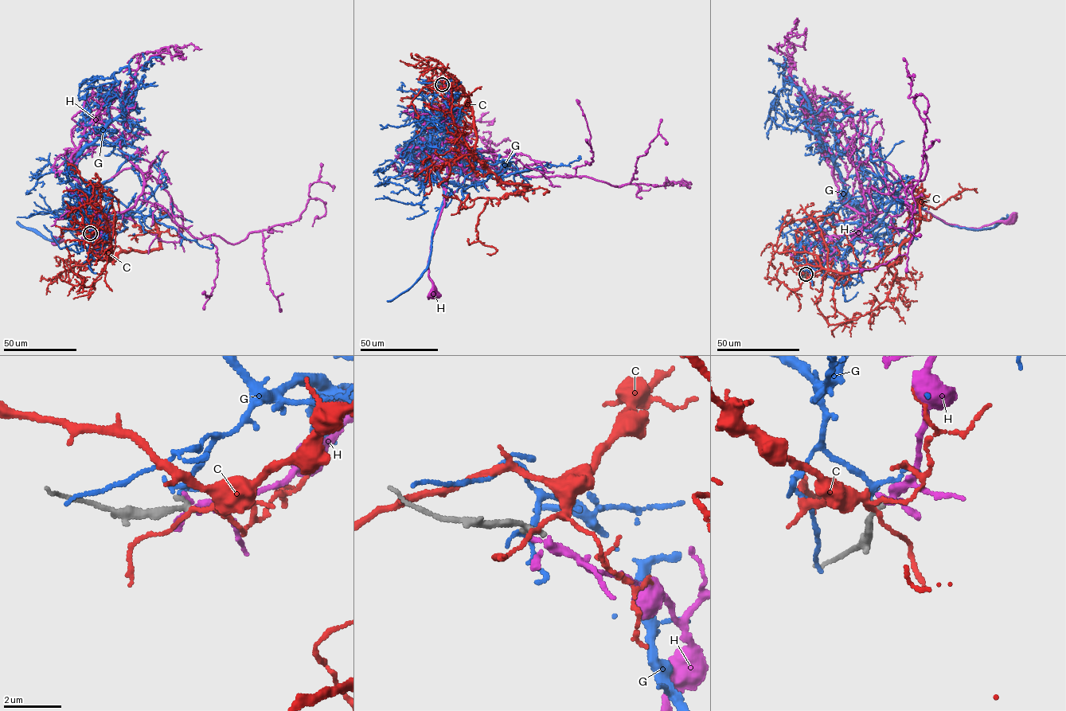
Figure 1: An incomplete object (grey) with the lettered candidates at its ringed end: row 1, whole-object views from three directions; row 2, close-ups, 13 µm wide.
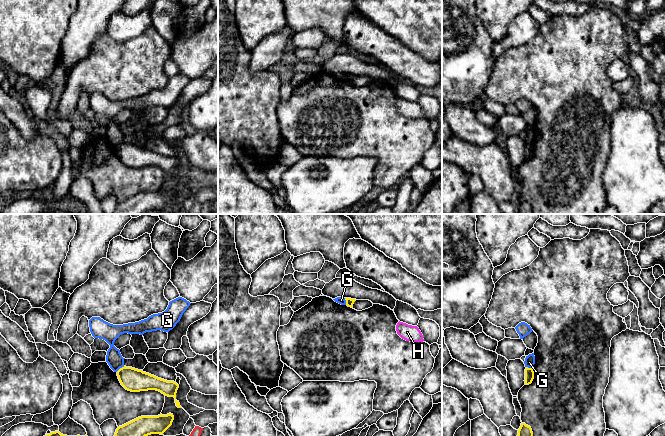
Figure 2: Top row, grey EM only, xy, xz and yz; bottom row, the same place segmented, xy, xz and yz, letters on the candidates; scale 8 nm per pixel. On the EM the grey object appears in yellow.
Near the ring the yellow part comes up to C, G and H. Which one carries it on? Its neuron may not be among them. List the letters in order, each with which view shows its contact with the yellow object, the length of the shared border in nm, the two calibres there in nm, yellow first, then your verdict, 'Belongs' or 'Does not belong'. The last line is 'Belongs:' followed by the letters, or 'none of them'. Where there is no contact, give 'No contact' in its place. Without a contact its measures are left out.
C: No contact. Does not belong
G: Touches yellow in xy. Shared border 80 nm. Thickness 190 nm (yellow) against 130 nm. Does not belong
H: No contact. Belongs
Belongs: H

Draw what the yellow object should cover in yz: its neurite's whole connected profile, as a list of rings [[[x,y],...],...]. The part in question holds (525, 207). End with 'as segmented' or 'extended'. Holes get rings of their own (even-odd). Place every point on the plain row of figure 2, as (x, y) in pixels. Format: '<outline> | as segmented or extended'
[[[521,199],[521,202],[518,206],[517,214],[533,214],[533,208],[530,202],[525,199]]] | as segmented

